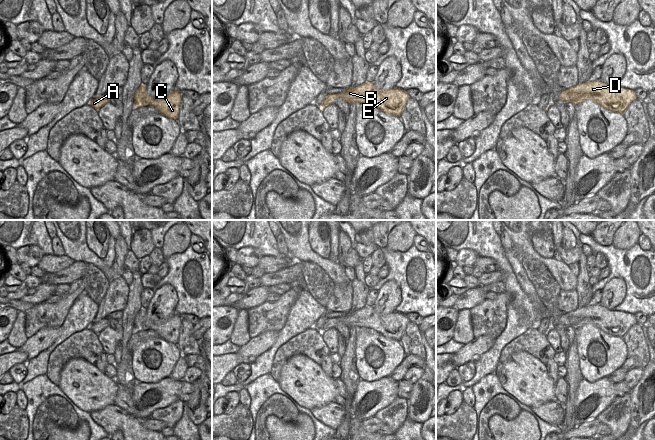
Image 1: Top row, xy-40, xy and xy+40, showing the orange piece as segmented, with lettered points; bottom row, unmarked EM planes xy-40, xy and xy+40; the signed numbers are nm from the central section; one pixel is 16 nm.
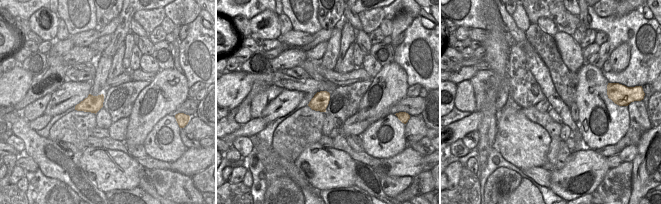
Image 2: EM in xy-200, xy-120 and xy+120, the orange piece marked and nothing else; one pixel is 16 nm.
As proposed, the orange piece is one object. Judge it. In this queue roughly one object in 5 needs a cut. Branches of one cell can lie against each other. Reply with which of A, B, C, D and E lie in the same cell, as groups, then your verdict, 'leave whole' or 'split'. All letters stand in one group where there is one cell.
A B C D E; leave whole

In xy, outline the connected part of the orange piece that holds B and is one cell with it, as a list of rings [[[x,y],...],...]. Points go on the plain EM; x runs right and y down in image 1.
[[[365,305],[356,311],[348,311],[343,317],[328,318],[318,332],[323,335],[330,328],[335,328],[340,321],[348,327],[366,327],[376,330],[388,339],[400,341],[407,324],[410,322],[405,314],[393,312],[377,314],[373,306]]]

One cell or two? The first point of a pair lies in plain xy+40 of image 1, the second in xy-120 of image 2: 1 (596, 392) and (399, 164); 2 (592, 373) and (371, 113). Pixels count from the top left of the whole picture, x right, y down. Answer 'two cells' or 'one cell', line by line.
1: one cell
2: two cells

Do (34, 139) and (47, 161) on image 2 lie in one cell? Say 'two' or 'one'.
one

